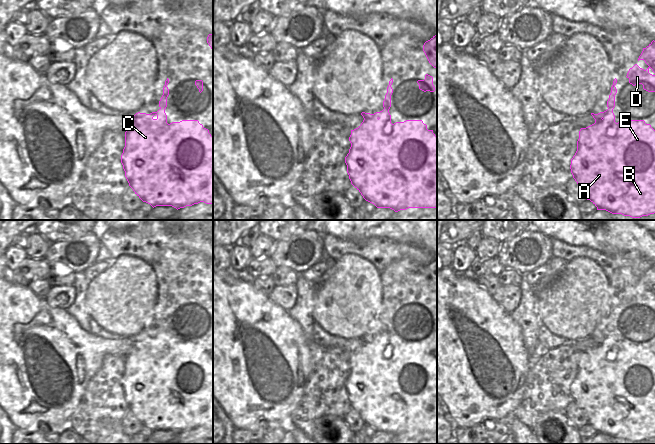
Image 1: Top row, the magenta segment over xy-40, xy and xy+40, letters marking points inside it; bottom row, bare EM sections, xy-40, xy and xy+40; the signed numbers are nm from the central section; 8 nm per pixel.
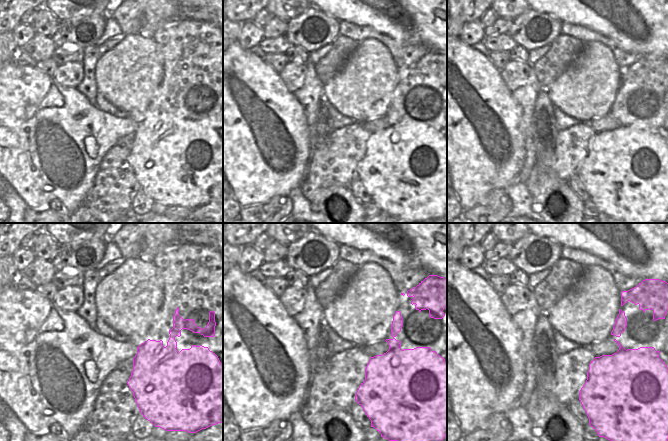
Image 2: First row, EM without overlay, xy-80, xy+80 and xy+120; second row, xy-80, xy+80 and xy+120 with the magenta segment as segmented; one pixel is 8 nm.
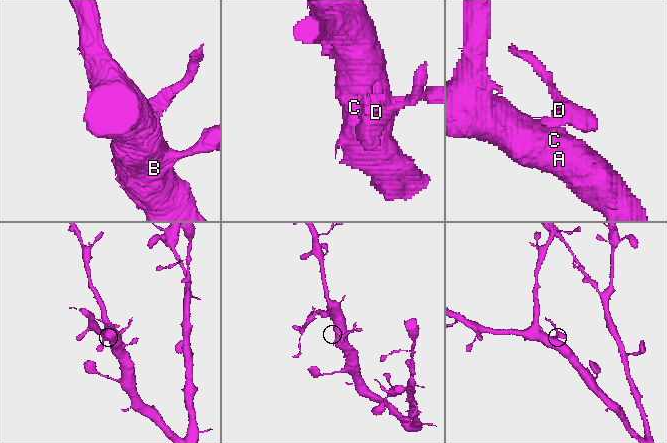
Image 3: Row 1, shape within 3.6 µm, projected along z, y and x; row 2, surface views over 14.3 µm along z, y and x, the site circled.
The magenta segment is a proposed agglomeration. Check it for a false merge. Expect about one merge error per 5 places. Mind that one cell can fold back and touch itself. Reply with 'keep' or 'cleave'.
keep

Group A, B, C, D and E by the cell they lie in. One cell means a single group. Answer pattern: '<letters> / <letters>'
A B C D E

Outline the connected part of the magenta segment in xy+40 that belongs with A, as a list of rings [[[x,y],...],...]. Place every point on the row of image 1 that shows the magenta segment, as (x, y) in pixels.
[[[615,78],[607,101],[608,109],[598,114],[591,113],[595,123],[580,129],[577,151],[571,159],[570,169],[577,184],[587,193],[587,200],[590,200],[597,210],[640,218],[655,213],[655,130],[644,120],[615,122],[613,109],[617,93],[616,83]]]

